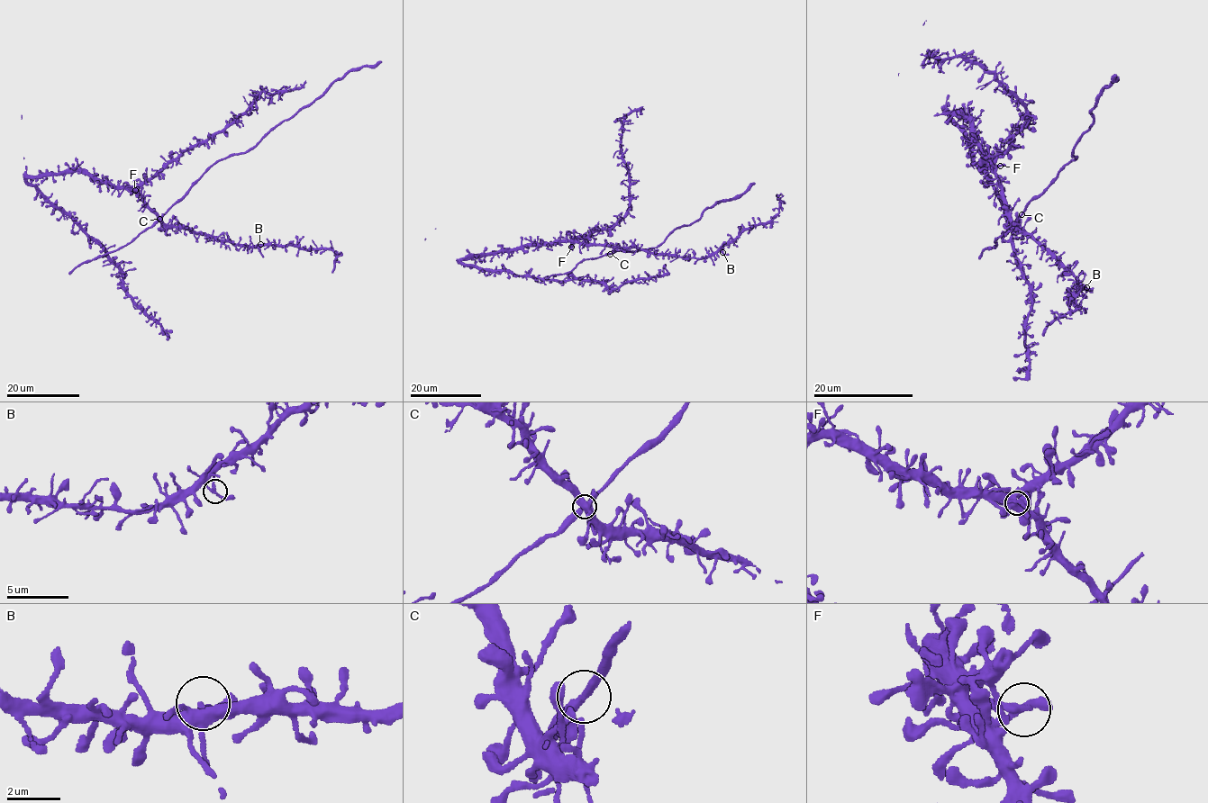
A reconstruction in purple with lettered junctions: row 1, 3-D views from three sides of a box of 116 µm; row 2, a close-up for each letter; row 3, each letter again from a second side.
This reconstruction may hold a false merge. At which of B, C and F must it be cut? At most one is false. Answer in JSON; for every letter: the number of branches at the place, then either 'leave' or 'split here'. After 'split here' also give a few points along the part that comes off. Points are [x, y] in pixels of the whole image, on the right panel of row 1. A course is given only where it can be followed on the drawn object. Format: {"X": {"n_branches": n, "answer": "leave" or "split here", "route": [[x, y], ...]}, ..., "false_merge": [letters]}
{"B": {"n_branches": 3, "answer": "leave"}, "C": {"n_branches": 3, "answer": "leave"}, "F": {"n_branches": 3, "answer": "leave"}, "false_merge": []}

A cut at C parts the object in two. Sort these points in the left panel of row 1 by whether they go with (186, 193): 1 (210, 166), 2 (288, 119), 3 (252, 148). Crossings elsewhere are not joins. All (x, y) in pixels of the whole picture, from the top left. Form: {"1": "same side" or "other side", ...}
{"1": "same side", "2": "same side", "3": "same side"}

